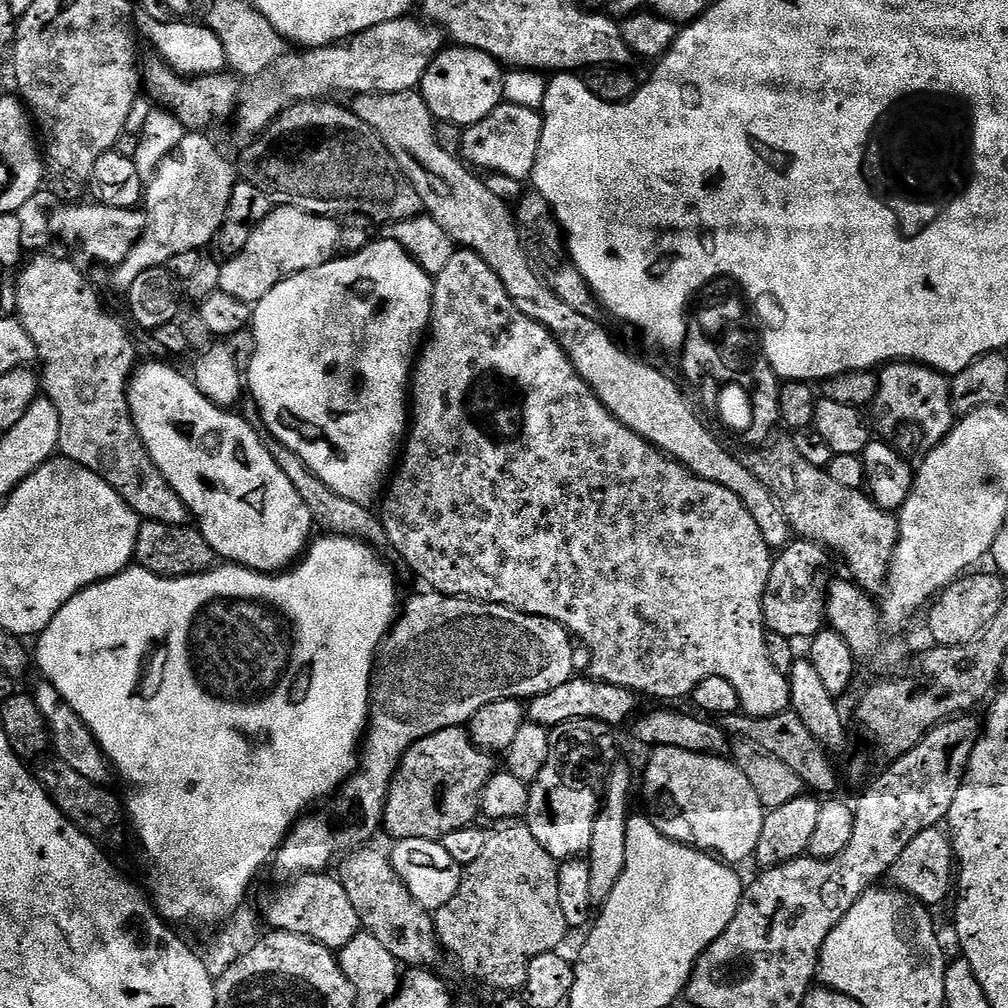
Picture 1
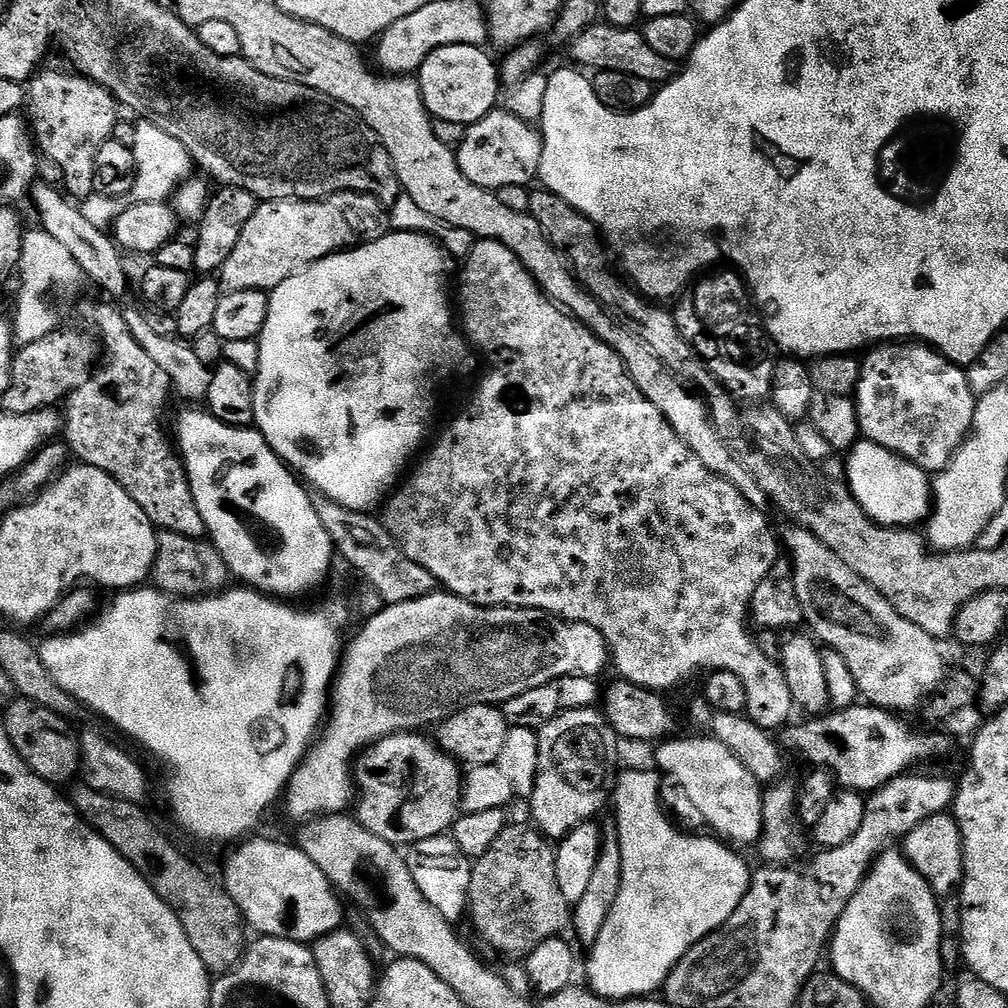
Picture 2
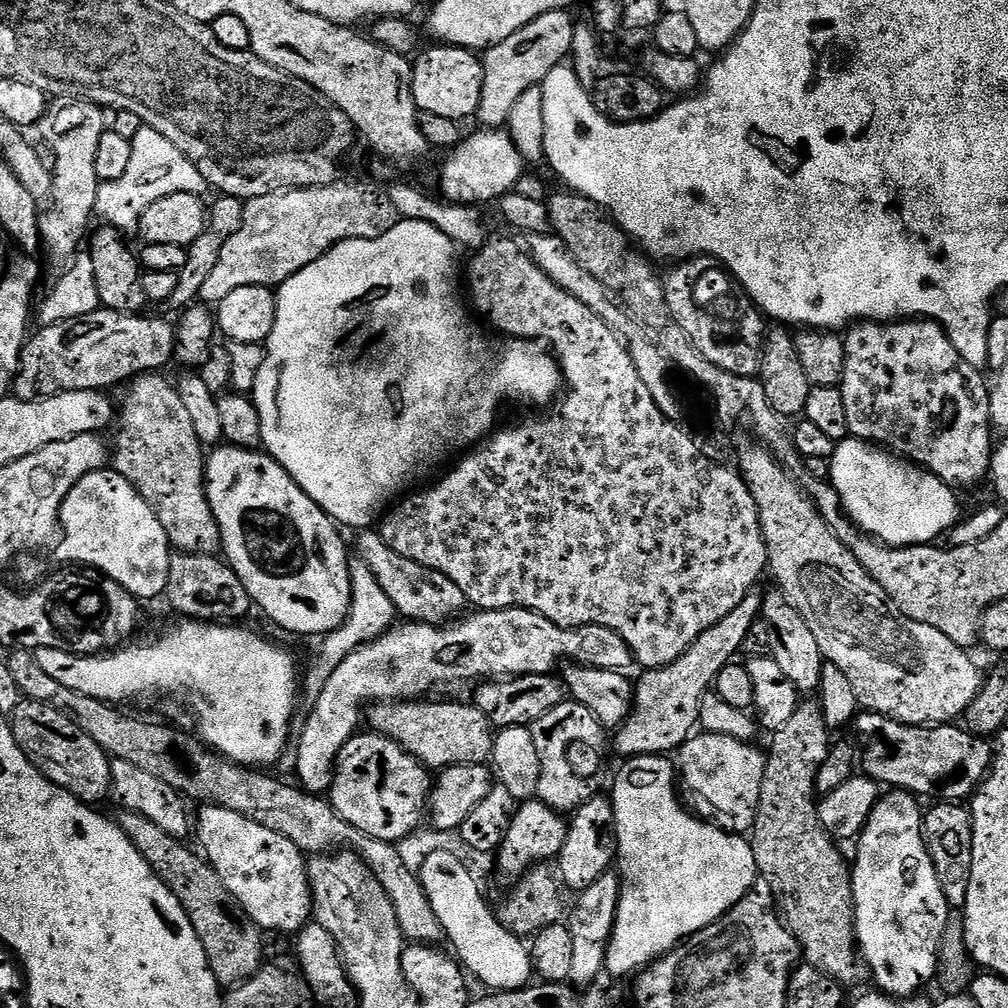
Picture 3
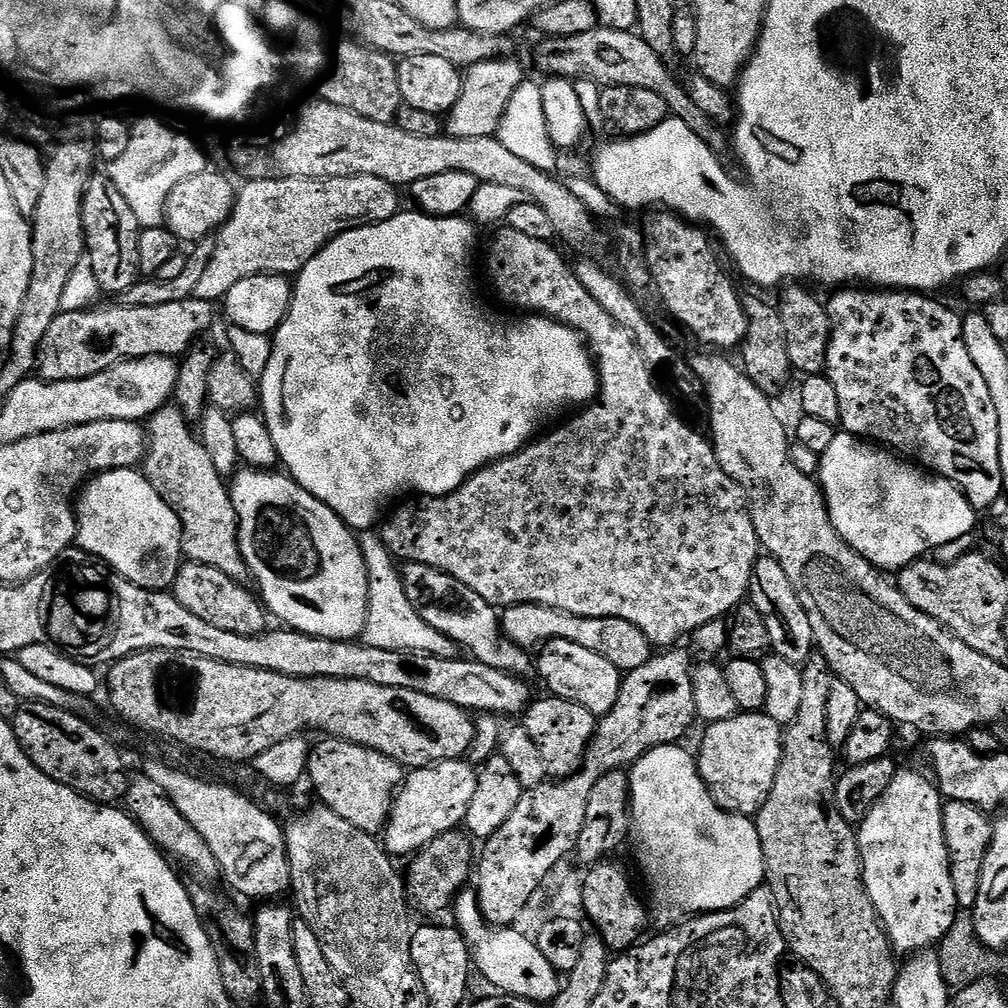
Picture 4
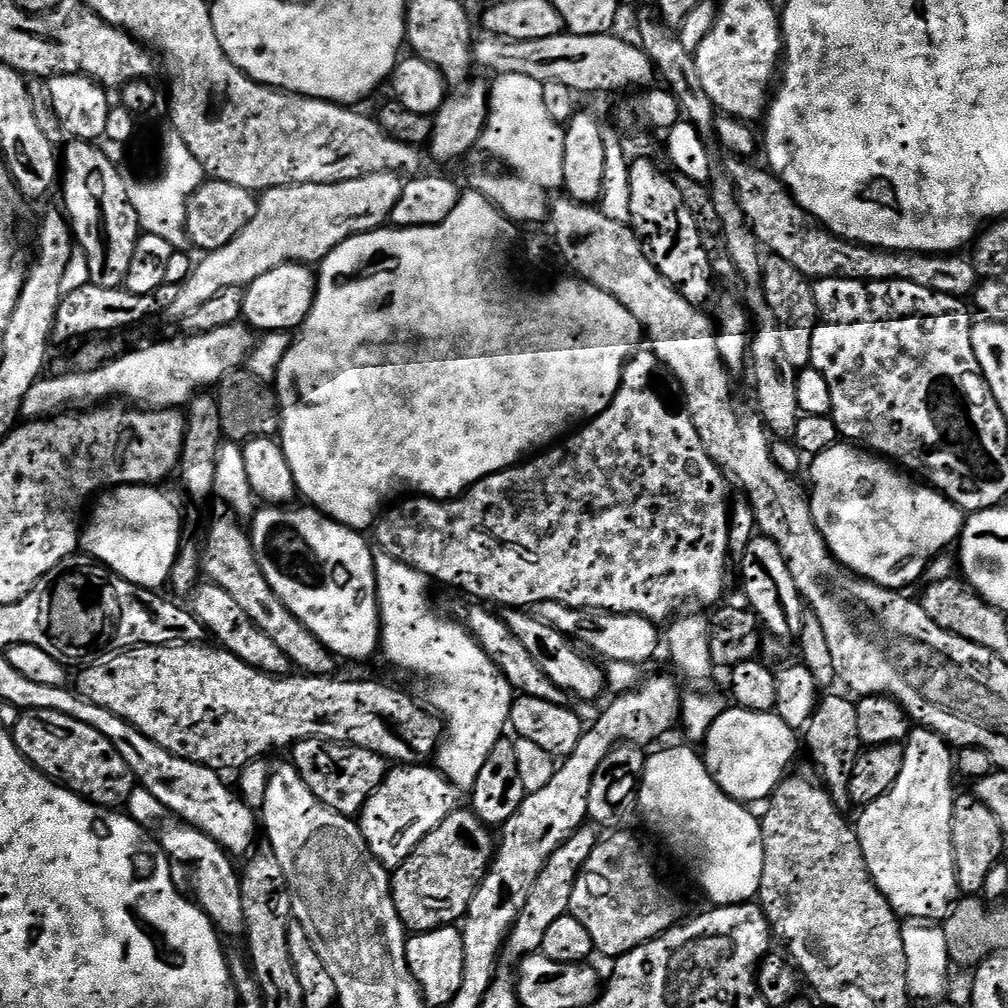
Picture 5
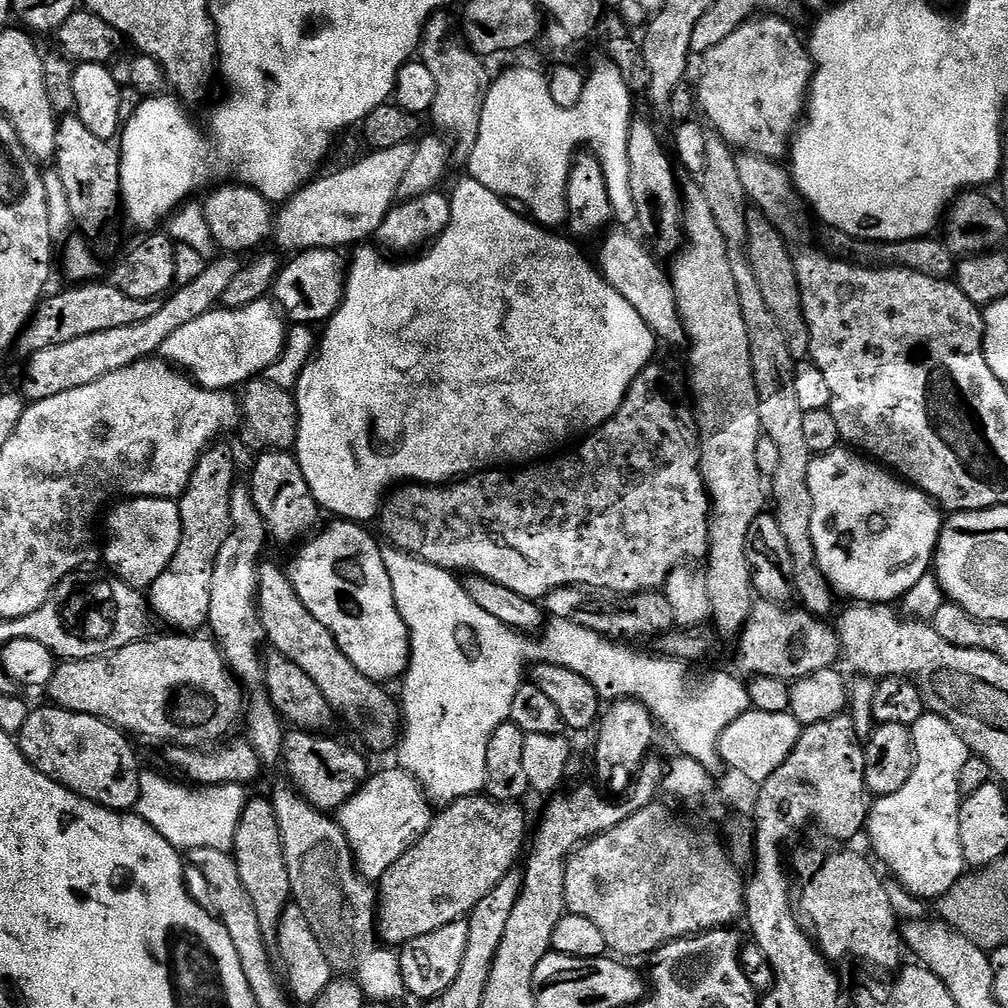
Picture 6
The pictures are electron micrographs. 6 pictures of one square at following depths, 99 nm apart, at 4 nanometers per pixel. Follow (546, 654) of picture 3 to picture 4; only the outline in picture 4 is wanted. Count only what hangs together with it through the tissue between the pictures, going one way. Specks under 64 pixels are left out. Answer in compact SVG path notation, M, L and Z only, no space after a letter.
M515 604L513 608L503 609L502 631L517 648L525 650L539 649L550 640L578 642L578 646L586 646L586 650L594 650L594 654L602 654L606 662L614 662L614 666L624 674L638 670L638 666L646 666L646 662L654 655L654 646L648 641L646 634L642 634L638 626L630 626L630 622L622 622L622 618L582 618L559 612L557 608L544 608L540 604Z

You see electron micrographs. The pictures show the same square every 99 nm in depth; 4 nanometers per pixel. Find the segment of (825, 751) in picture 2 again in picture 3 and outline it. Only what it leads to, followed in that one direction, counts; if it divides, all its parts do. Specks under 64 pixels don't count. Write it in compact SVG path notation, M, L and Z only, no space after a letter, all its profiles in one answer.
M861 711L854 721L860 735L859 751L862 753L862 772L881 786L892 790L911 792L917 798L936 796L940 802L964 802L975 793L992 767L994 748L983 736L973 736L967 728L955 723L921 726L903 724L877 712Z

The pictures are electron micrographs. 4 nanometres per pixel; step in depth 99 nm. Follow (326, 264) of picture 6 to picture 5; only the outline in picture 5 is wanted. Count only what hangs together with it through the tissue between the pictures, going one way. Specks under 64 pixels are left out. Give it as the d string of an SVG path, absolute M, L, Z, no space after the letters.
M283 264L274 266L274 270L266 270L262 278L254 278L254 282L244 291L244 314L243 319L249 328L257 333L286 332L291 333L299 329L308 319L310 310L315 304L317 273L307 264Z

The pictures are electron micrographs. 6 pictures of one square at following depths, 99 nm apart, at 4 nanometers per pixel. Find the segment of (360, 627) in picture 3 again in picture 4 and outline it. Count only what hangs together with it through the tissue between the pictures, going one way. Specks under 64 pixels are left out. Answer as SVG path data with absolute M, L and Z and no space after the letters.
M361 531L358 539L368 575L368 617L362 637L363 643L374 646L378 650L398 650L399 652L455 657L458 652L457 645L442 634L438 634L438 630L426 626L426 622L422 622L414 606L410 606L410 600L406 598L400 578L401 569L392 553L384 547L379 531Z

